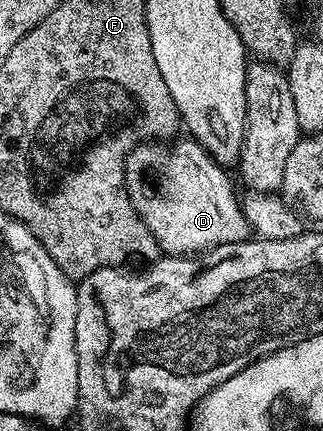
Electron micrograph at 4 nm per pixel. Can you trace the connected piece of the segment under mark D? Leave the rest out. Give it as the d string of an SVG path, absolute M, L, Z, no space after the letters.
M178 139L171 149L162 143L137 145L126 159L124 180L126 196L138 218L152 231L161 252L166 255L198 255L224 243L245 241L251 236L250 222L242 213L242 201L234 194L234 185L225 168L207 153L206 148L193 139Z

